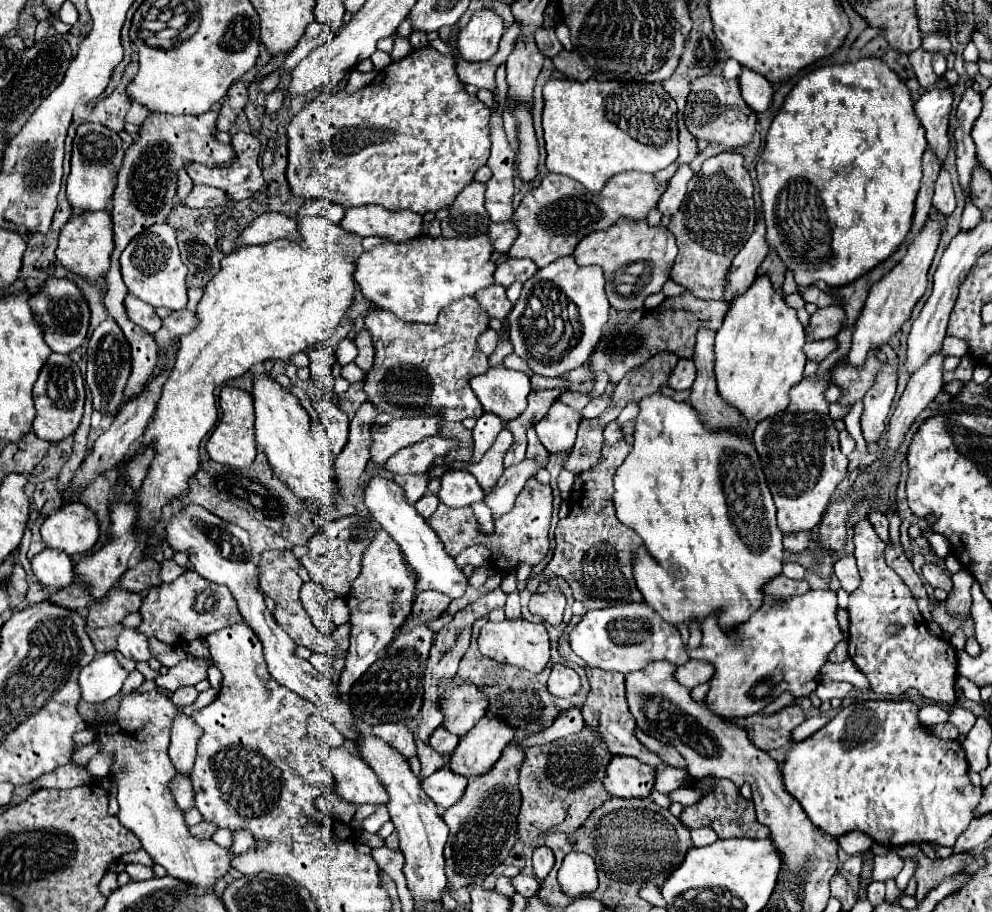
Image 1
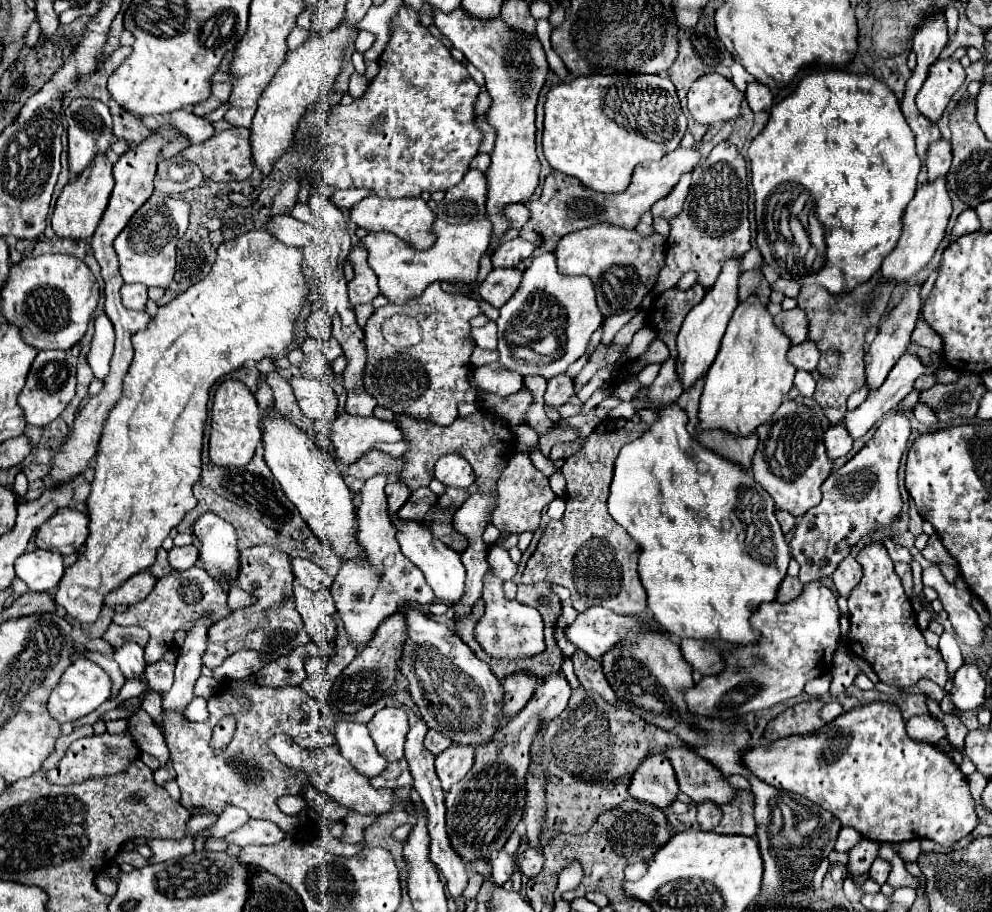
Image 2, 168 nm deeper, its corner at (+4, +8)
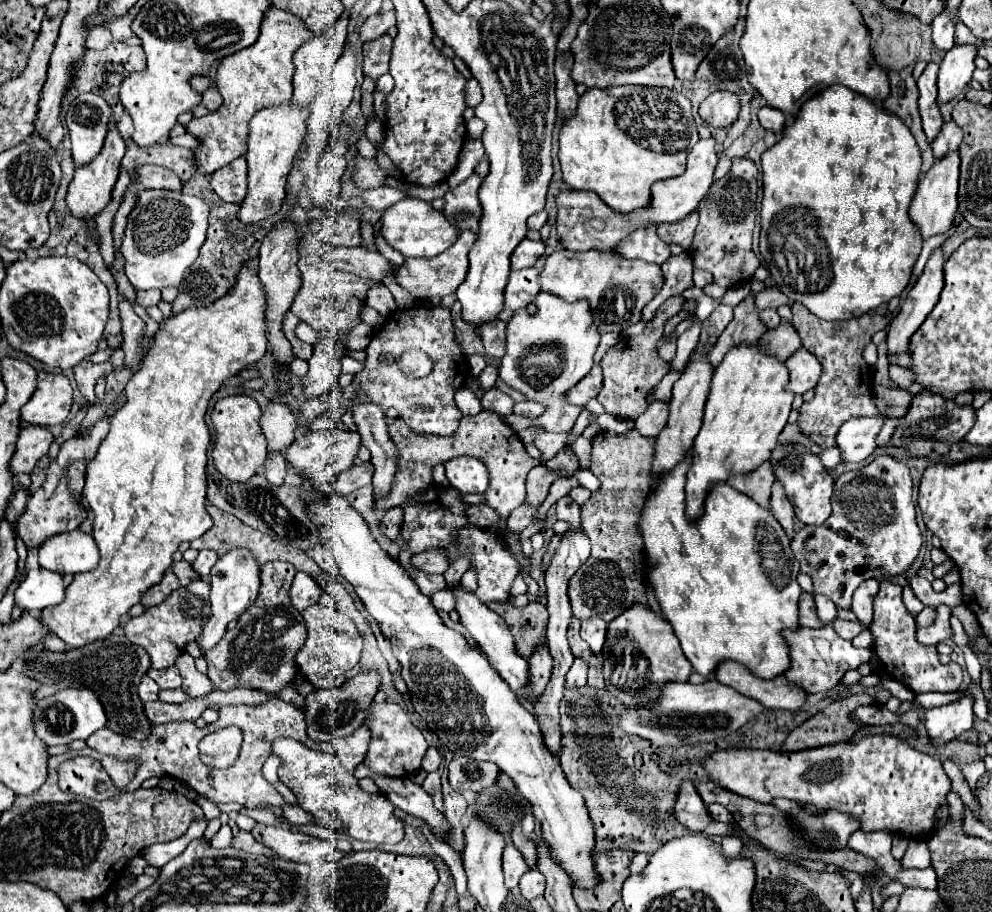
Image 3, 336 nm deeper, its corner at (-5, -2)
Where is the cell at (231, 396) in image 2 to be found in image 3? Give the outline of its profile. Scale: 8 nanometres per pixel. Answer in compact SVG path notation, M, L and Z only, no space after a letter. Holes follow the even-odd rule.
M232 395L224 397L216 403L214 413L212 413L212 423L216 429L216 439L214 439L214 465L216 469L230 481L248 481L254 477L266 461L266 435L262 433L260 427L260 417L262 411L256 403L256 399L248 395Z

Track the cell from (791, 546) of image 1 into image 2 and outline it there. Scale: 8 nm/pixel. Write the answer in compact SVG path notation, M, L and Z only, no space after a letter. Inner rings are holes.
M777 509L775 513L777 513L779 525L781 525L781 531L787 535L795 527L795 517L791 513L787 513L787 511L781 511L781 509Z

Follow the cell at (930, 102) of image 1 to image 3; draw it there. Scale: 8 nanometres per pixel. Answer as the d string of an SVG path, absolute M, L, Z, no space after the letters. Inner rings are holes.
M954 45L940 63L938 71L938 107L956 99L972 81L976 57L974 45Z

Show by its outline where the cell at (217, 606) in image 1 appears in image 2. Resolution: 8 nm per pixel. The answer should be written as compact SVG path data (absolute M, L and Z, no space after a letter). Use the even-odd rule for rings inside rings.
M195 565L187 571L173 571L171 575L161 577L147 599L131 605L123 615L115 613L113 621L119 625L145 627L149 631L149 643L145 647L145 659L151 659L147 663L155 663L163 657L163 643L171 645L175 631L177 629L189 631L203 613L213 613L213 621L221 621L231 611L227 607L227 593L223 591L223 587L217 585L217 581L203 567ZM183 587L191 589L193 593L183 593Z

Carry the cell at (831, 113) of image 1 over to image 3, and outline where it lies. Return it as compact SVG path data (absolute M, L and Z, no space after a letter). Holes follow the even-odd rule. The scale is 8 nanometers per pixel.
M832 85L828 89L824 89L822 93L818 93L816 97L808 99L802 109L796 115L796 121L788 127L784 127L782 131L782 139L772 145L766 153L762 153L762 181L764 181L764 199L762 199L762 209L760 209L760 217L762 217L762 233L760 233L760 255L766 261L768 271L772 273L772 279L776 283L780 283L780 269L772 263L772 251L770 251L770 235L778 229L778 221L784 219L786 211L794 211L794 209L810 209L810 213L818 219L818 229L820 235L824 239L824 247L828 251L828 265L832 275L828 275L828 283L824 283L824 287L820 287L820 291L796 291L796 295L792 295L792 301L800 301L804 303L816 317L824 319L824 321L844 321L844 319L852 319L852 317L860 317L864 313L868 313L870 309L876 309L882 303L888 303L892 297L900 295L904 291L904 287L908 285L912 267L918 259L920 253L920 239L916 239L916 227L912 227L912 221L908 219L908 209L910 203L916 195L918 189L918 181L922 175L922 157L920 157L920 149L916 145L914 135L908 131L908 127L904 127L904 121L896 115L890 113L882 107L878 107L874 101L870 101L868 97L850 91L844 85Z

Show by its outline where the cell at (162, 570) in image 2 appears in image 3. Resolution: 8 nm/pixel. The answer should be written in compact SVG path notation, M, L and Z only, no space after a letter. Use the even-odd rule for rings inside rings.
M176 561L176 563L172 563L172 567L170 567L172 571L174 571L174 575L180 579L180 585L188 585L192 579L198 579L198 575L192 571L192 567L190 567L190 563L188 561Z

